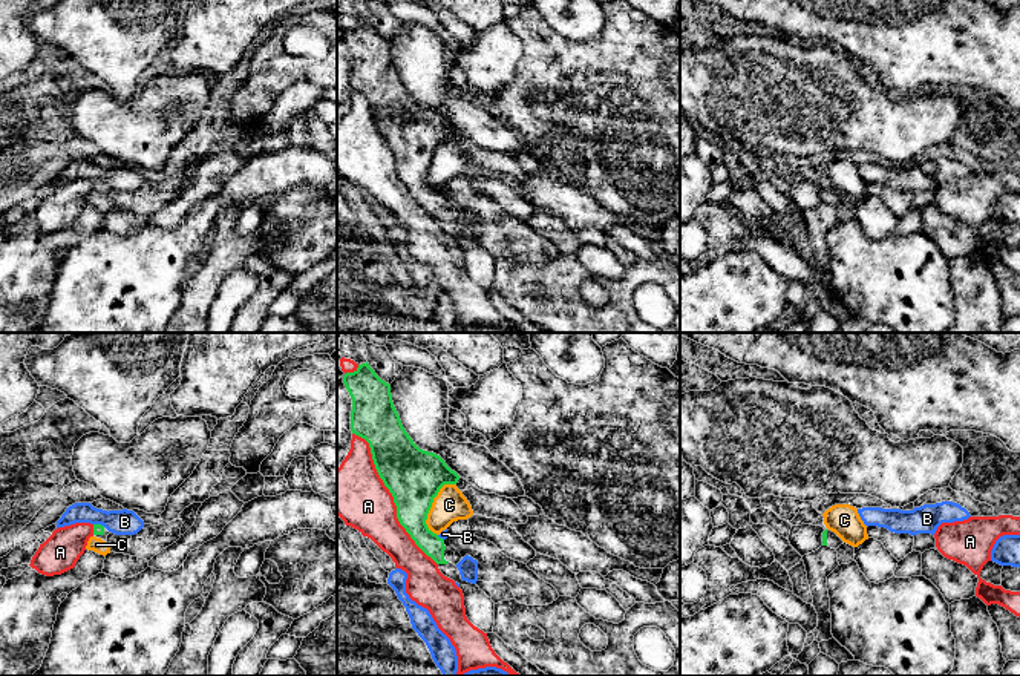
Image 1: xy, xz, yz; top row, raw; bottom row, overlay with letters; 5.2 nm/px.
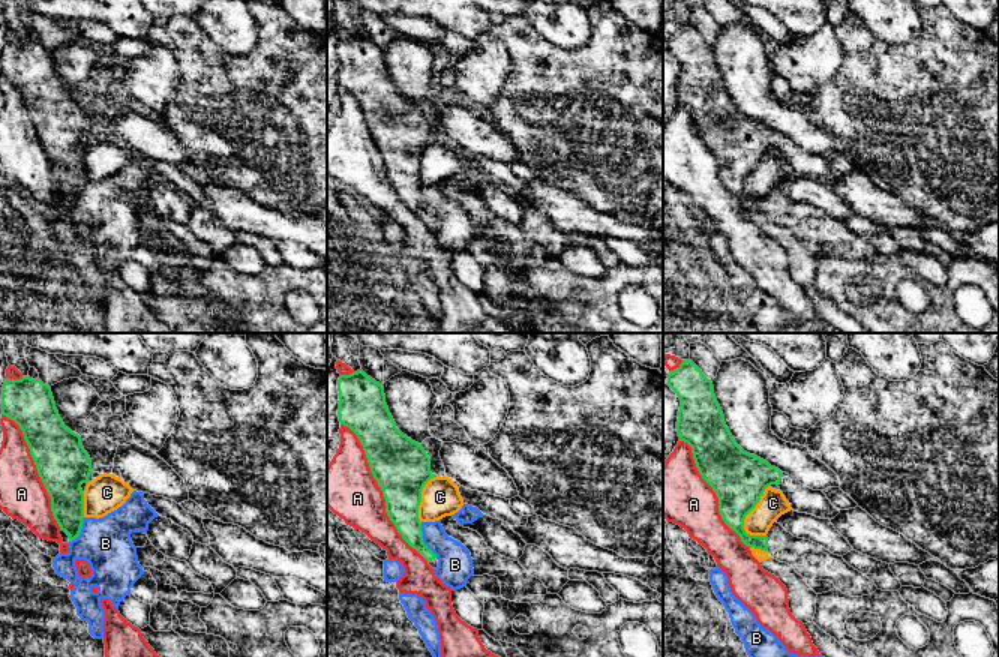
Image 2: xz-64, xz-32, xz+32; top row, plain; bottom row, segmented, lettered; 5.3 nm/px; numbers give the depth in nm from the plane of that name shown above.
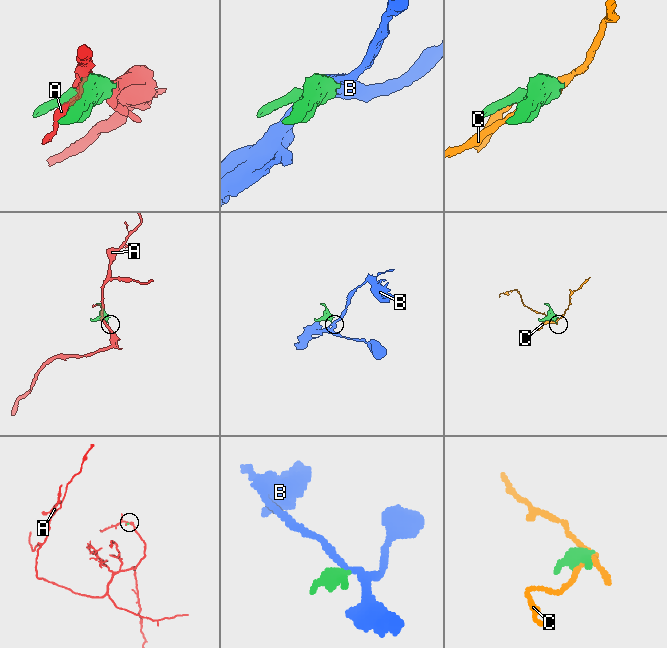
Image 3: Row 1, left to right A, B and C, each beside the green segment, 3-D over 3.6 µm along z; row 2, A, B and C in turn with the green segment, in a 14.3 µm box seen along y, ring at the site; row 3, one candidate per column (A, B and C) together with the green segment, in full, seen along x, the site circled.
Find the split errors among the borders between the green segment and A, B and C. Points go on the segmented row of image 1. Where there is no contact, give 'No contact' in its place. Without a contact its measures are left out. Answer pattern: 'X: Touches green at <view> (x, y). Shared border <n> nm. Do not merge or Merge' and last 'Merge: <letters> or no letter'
A: Touches green at xz (392, 495). Shared border 800 nm. Do not merge
B: Touches green at xy (100, 525). Shared border 70 nm. Do not merge
C: Touches green at xz (431, 505). Shared border 300 nm. Do not merge
Merge: no letter

